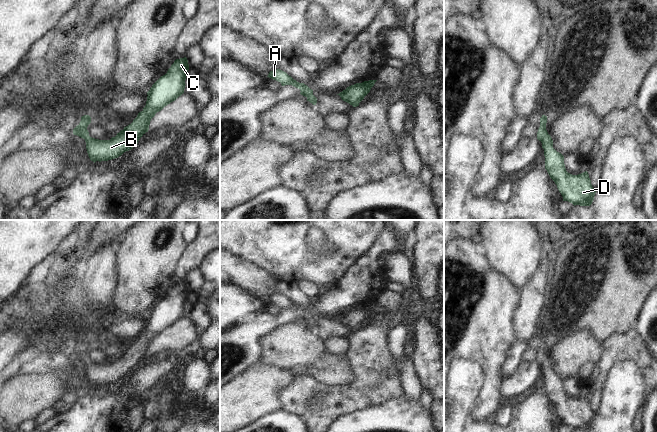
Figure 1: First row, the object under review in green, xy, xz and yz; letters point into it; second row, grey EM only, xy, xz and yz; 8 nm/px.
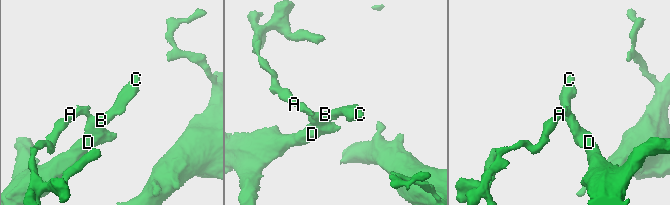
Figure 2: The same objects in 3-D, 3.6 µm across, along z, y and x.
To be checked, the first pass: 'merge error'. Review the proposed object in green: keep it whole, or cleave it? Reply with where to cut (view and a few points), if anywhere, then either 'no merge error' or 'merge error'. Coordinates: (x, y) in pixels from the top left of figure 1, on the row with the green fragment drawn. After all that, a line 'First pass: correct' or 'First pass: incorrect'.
no cut; no merge error
First pass: incorrect

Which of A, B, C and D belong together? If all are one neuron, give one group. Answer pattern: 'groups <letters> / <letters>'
groups A B C D

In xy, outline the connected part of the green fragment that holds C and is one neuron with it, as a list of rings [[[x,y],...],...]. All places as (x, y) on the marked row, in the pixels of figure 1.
[[[186,57],[176,59],[167,73],[161,76],[147,92],[147,101],[143,110],[131,124],[110,140],[90,137],[87,127],[91,123],[91,117],[82,116],[80,123],[73,129],[73,134],[85,140],[90,160],[94,163],[112,160],[135,147],[139,139],[148,132],[150,121],[155,114],[184,93],[188,70]]]

